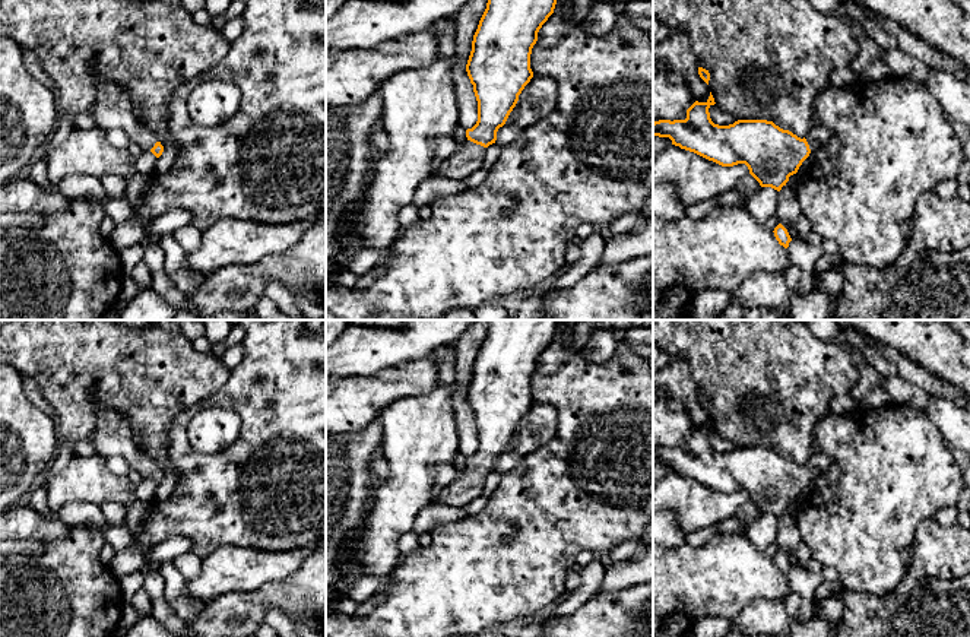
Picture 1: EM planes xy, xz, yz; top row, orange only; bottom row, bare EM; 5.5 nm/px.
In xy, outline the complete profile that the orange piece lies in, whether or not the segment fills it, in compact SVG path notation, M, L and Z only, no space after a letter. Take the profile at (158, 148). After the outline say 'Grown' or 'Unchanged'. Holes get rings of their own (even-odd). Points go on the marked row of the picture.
M96 75L98 95L91 111L96 127L104 131L120 129L131 143L143 152L150 150L156 158L164 152L164 146L156 136L142 126L134 114L129 94L117 83Z. Grown

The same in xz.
M488 0L466 64L478 101L478 121L466 130L467 140L451 156L437 159L434 177L463 180L482 168L485 149L495 143L498 129L533 77L532 48L555 4L557 0Z. Grown

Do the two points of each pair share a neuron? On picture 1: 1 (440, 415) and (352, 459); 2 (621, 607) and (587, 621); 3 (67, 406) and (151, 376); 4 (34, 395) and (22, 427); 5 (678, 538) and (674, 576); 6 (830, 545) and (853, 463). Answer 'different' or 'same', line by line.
1: different
2: same
3: same
4: different
5: different
6: same

